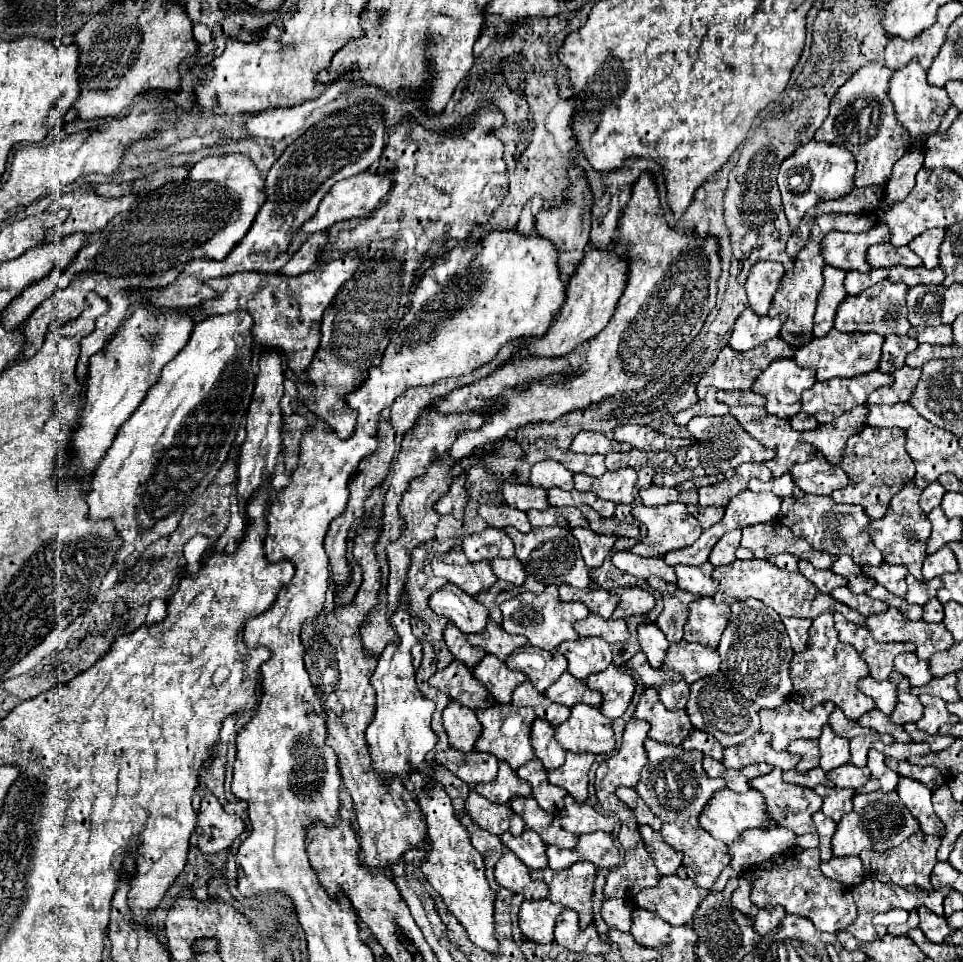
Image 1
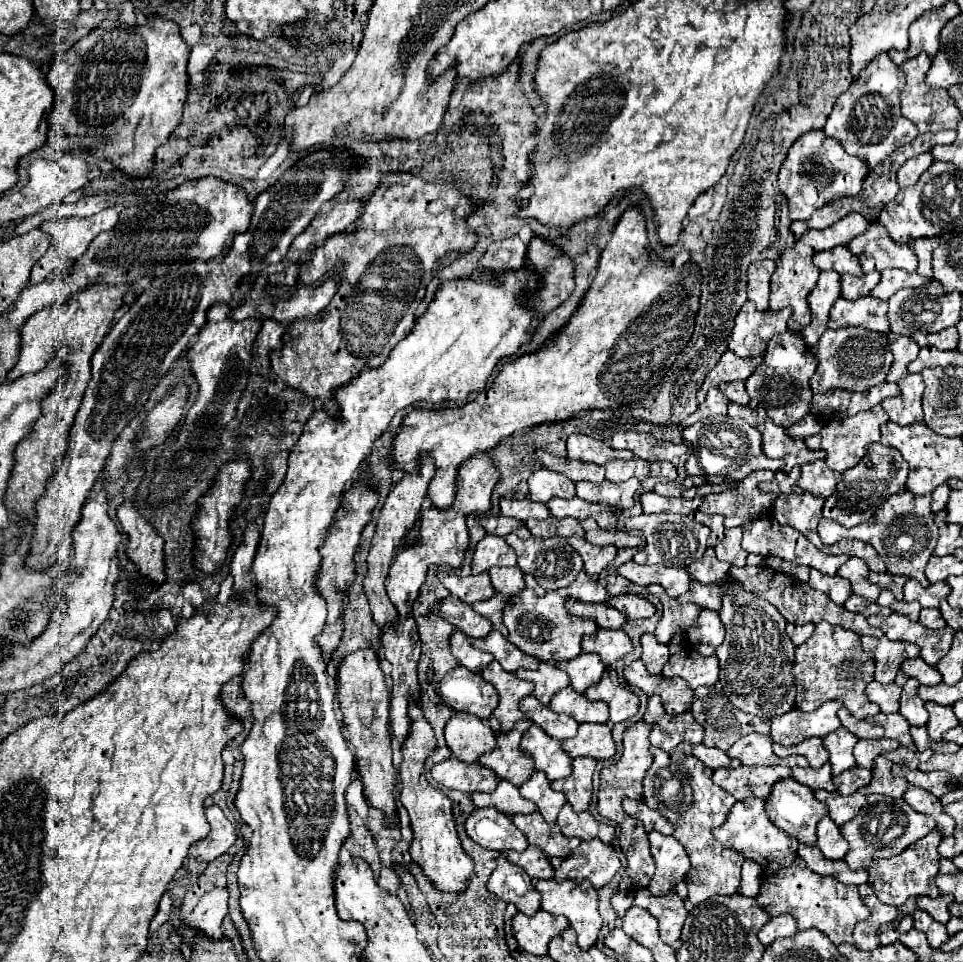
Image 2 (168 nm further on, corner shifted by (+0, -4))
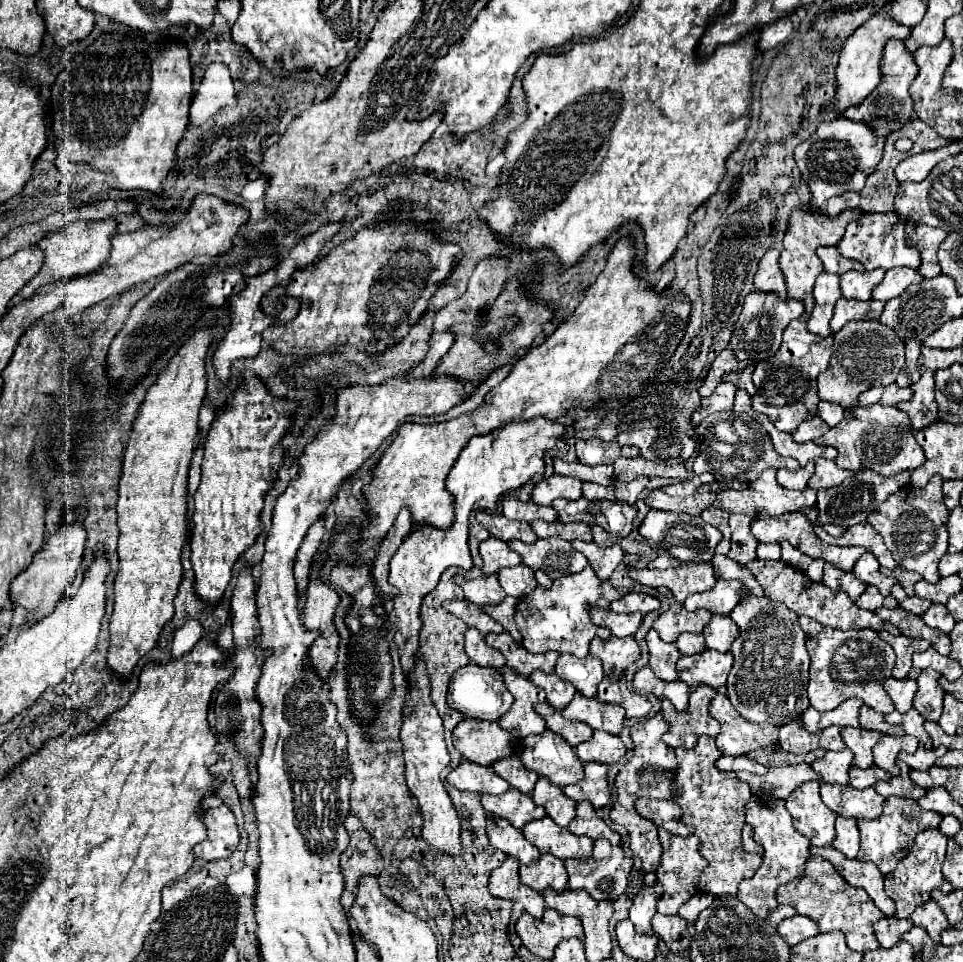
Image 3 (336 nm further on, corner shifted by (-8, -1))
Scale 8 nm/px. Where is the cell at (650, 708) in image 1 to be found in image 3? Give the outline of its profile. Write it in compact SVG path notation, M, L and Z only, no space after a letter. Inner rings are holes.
M698 686L692 692L690 706L684 712L676 712L670 700L660 700L660 712L670 724L670 730L662 736L664 744L668 744L670 748L692 748L700 734L716 738L720 732L720 724L716 724L716 720L712 720L712 716L708 714L708 700L714 694L714 688Z

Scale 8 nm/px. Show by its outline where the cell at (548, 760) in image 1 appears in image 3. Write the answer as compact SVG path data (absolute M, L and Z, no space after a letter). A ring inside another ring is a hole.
M552 730L526 736L516 754L528 770L550 778L558 786L582 780L582 762L574 748Z

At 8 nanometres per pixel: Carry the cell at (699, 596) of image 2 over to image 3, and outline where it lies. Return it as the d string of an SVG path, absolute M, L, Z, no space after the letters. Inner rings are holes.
M718 580L712 590L688 596L688 600L684 602L684 608L686 610L706 608L712 614L724 614L726 616L738 604L742 588L744 586L736 580Z

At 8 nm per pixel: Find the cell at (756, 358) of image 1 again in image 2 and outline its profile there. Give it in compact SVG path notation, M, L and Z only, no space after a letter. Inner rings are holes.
M726 351L720 361L716 363L716 367L706 375L700 391L698 391L698 401L706 399L706 393L710 387L718 387L720 383L730 383L730 381L744 381L748 379L748 375L752 375L752 371L756 369L756 365L762 361L762 357L754 357L754 359L740 359L736 357L732 351Z

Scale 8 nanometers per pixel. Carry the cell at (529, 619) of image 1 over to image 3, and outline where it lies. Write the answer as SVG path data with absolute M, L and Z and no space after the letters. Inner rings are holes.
M590 566L584 568L580 574L562 576L558 580L554 580L550 590L536 586L536 590L532 594L524 596L518 602L516 614L514 614L516 626L522 634L522 646L534 654L554 650L558 654L568 652L578 658L586 658L588 644L596 634L602 640L610 638L608 628L600 628L596 624L592 624L588 610L590 610L590 606L608 608L608 604L616 598L620 598L620 594L614 590L614 586L610 586L608 580L598 580L598 576L592 572Z

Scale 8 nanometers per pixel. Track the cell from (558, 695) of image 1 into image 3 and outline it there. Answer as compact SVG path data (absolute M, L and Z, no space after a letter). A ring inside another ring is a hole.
M576 692L572 704L562 710L562 716L580 720L594 730L620 734L624 722L624 708L620 708L618 704L604 704L596 698L584 698L580 692Z

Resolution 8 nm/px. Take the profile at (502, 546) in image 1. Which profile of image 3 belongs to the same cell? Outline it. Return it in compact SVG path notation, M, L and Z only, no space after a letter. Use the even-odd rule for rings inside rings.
M490 536L484 542L480 542L480 556L484 560L484 568L482 568L484 574L494 574L500 568L518 566L522 562L518 552L510 550L504 540L494 538L494 536Z

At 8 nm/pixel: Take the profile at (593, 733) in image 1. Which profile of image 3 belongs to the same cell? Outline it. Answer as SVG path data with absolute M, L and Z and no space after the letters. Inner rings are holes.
M594 732L590 740L576 746L576 754L582 762L616 764L626 754L626 748L620 736L612 736L608 732Z

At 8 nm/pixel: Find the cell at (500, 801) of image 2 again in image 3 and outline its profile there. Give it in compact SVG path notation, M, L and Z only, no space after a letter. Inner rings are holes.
M508 788L508 792L504 792L502 796L484 794L482 806L486 812L510 820L512 826L516 826L516 828L522 828L526 822L546 816L542 806L534 804L528 794L522 794L516 788Z

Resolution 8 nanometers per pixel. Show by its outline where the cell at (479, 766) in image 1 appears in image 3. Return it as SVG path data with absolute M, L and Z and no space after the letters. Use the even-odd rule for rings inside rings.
M462 760L448 776L448 784L458 790L478 792L478 794L504 794L508 784L490 766L480 766L470 760Z

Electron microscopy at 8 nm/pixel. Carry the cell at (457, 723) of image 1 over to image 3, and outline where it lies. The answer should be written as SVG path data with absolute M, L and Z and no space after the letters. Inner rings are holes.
M464 718L454 728L454 746L470 762L490 766L492 762L510 756L518 748L518 740L502 730L498 722Z

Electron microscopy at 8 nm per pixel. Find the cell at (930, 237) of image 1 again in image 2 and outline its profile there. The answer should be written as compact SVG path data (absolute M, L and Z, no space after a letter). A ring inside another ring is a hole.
M922 237L922 239L912 239L910 241L910 247L918 255L918 269L916 269L916 273L920 273L920 275L924 275L928 279L932 277L932 251L934 251L936 243L938 243L936 237L932 237L932 239Z

